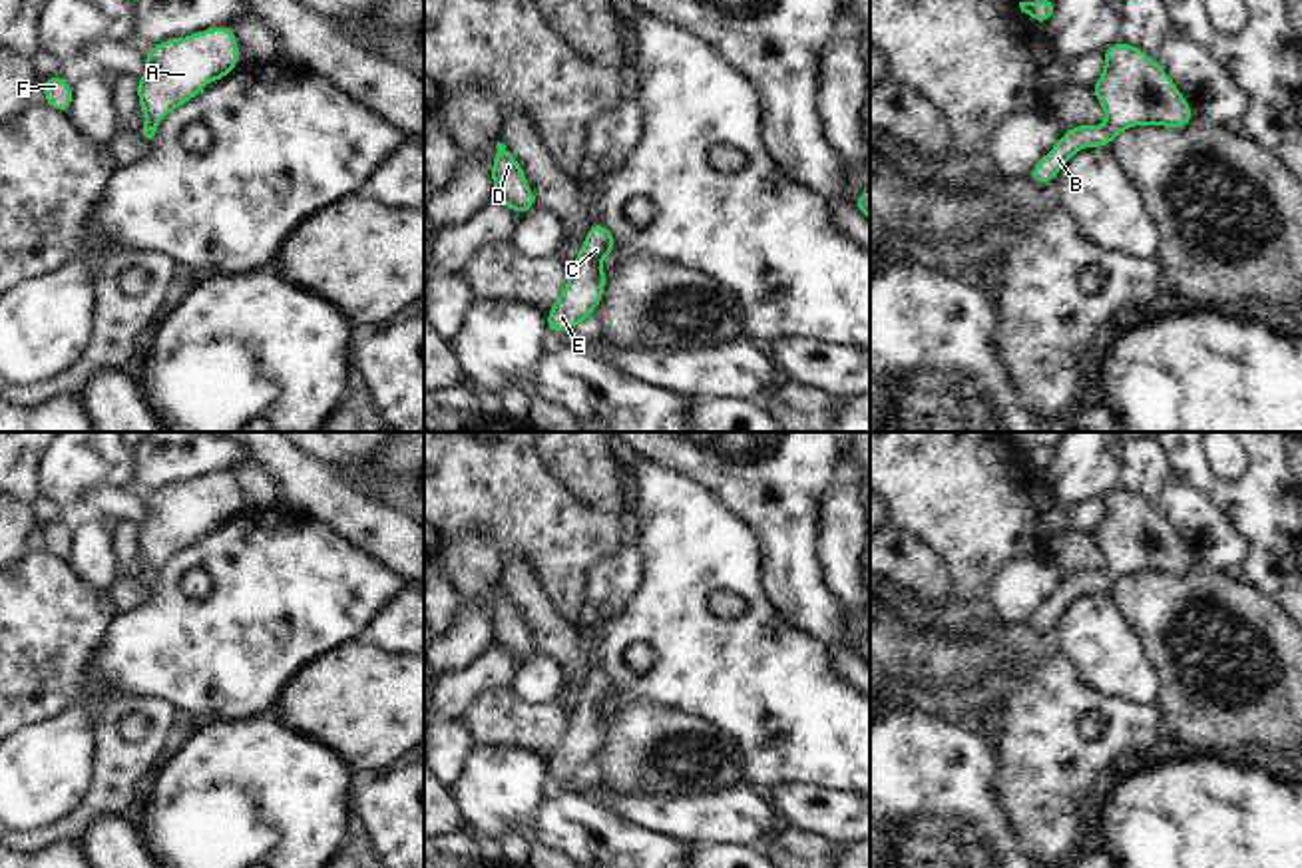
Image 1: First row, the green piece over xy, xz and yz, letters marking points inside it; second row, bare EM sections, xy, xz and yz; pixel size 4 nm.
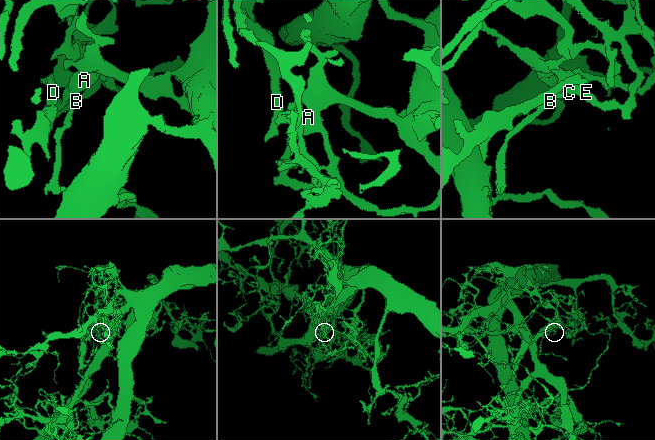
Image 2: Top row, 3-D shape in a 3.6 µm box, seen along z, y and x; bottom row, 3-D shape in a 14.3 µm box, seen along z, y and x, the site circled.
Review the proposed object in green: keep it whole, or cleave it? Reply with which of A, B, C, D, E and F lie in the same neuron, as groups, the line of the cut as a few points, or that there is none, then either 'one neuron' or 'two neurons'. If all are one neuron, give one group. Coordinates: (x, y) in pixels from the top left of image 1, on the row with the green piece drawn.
groups A B C D E F; cut none; one neuron

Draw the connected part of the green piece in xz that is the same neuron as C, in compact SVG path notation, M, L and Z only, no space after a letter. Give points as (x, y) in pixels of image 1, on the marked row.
M593 223L567 273L565 289L547 311L547 334L579 326L599 307L607 281L601 259L615 249L611 231L603 223Z

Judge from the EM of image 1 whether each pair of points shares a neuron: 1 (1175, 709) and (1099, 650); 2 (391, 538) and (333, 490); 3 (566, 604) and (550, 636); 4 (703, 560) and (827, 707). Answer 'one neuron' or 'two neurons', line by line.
1: two neurons
2: one neuron
3: two neurons
4: one neuron

